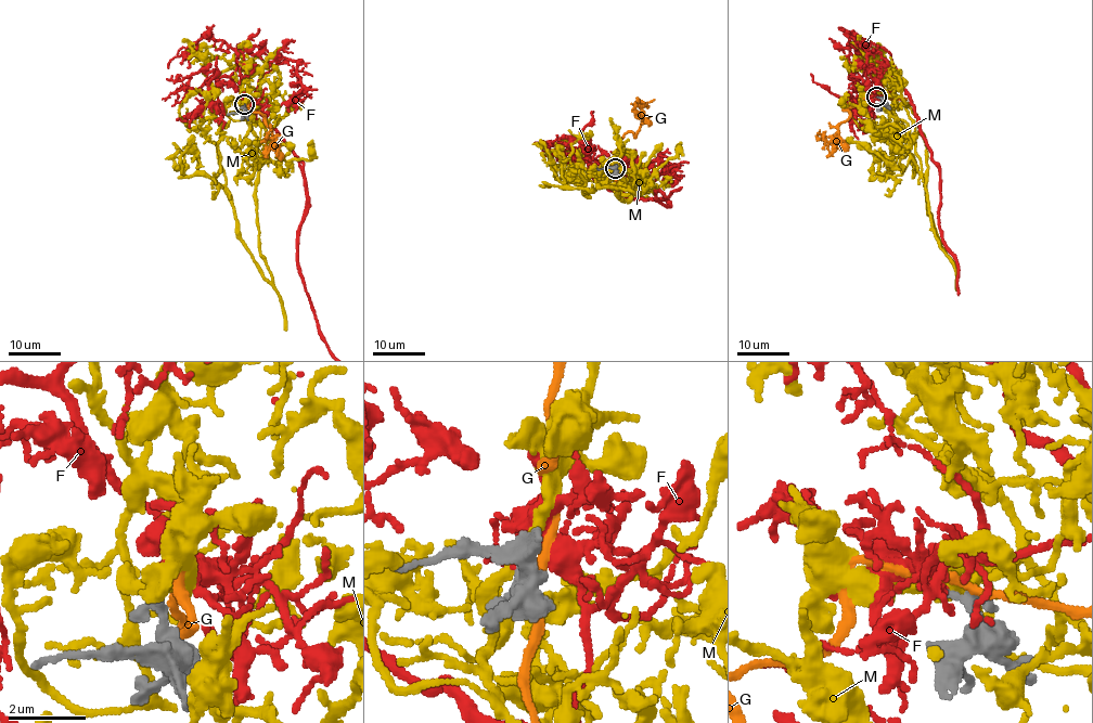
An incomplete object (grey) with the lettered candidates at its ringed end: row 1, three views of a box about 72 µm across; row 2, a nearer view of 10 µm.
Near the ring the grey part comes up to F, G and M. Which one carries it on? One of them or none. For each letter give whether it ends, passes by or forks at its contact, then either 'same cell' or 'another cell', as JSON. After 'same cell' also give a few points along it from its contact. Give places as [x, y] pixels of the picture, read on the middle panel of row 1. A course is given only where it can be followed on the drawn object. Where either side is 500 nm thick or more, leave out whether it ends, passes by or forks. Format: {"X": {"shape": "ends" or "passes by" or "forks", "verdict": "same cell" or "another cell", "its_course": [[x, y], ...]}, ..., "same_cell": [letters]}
{"F": {"shape": "ends", "verdict": "another cell"}, "G": {"shape": "passes by", "verdict": "another cell"}, "M": {"shape": "passes by", "verdict": "same cell", "its_course": [[614, 168], [616, 195], [656, 194], [588, 181], [586, 197], [570, 163], [578, 139], [561, 142]]}, "same_cell": ["M"]}

